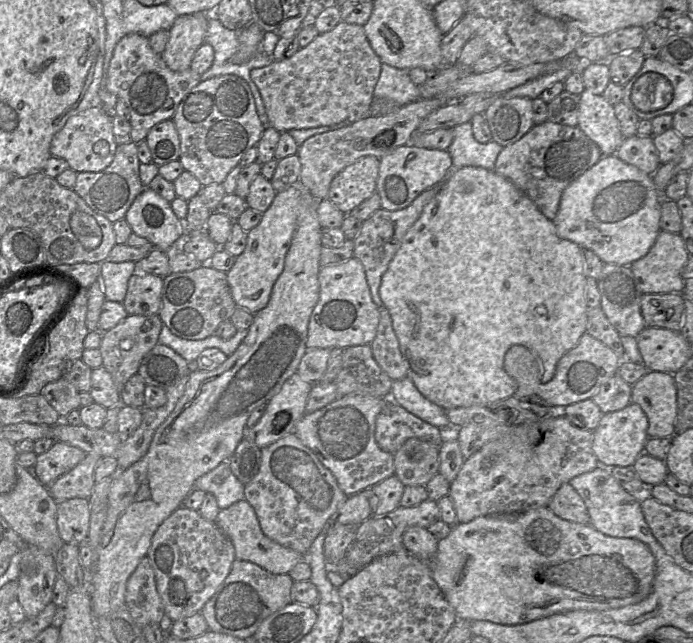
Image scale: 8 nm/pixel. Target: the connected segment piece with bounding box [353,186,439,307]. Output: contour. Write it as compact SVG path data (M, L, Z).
M434 186L425 190L417 198L415 198L409 206L401 210L389 211L383 208L377 210L367 220L363 221L362 228L358 236L353 240L354 257L359 259L365 268L372 299L378 307L382 306L380 286L382 278L387 271L390 262L400 248L404 236L416 223L425 206L432 200L438 192L438 189L439 186Z

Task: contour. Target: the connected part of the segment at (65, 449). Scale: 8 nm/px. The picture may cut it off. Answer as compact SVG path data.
M55 441L45 453L37 456L36 478L46 487L77 466L87 455L78 447Z

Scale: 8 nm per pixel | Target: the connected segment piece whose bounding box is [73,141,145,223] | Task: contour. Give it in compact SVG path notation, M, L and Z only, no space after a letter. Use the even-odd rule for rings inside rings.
M130 141L117 146L112 163L100 172L78 172L73 190L97 213L111 222L125 218L135 198L145 188L140 180L137 144Z

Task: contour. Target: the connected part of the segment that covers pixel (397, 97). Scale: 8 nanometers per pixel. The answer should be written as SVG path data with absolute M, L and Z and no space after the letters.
M385 63L381 66L374 97L390 99L398 106L422 99L421 89L411 81L407 69L399 69Z

